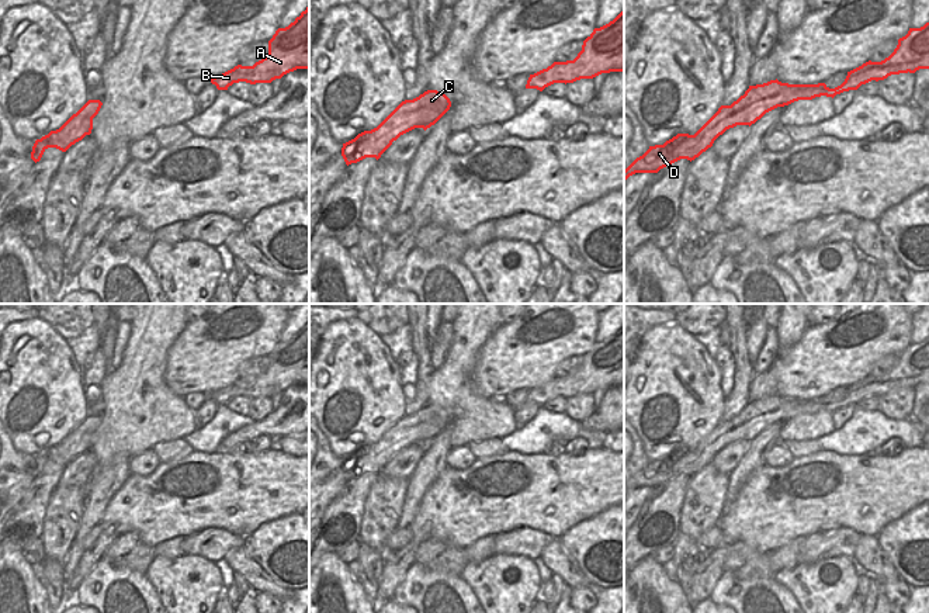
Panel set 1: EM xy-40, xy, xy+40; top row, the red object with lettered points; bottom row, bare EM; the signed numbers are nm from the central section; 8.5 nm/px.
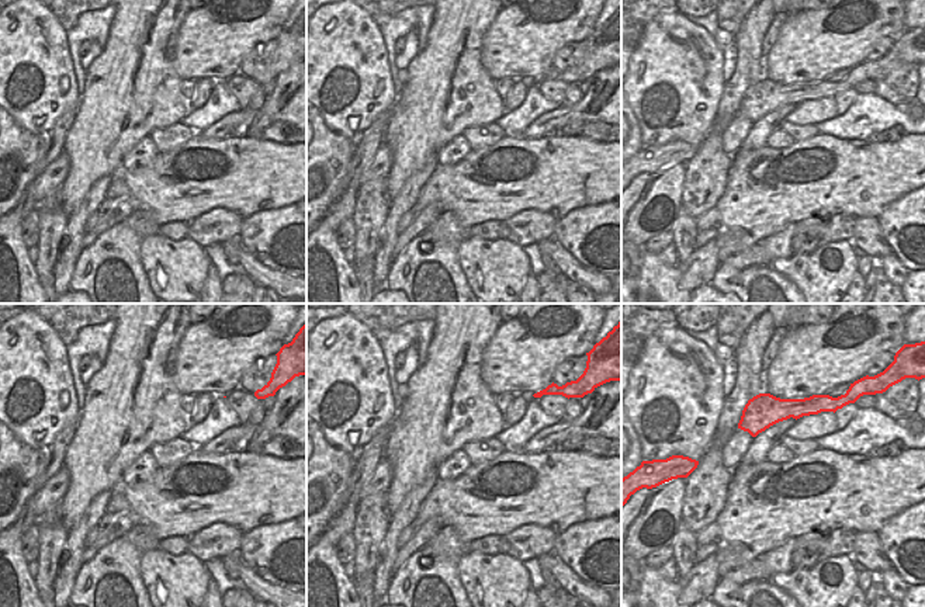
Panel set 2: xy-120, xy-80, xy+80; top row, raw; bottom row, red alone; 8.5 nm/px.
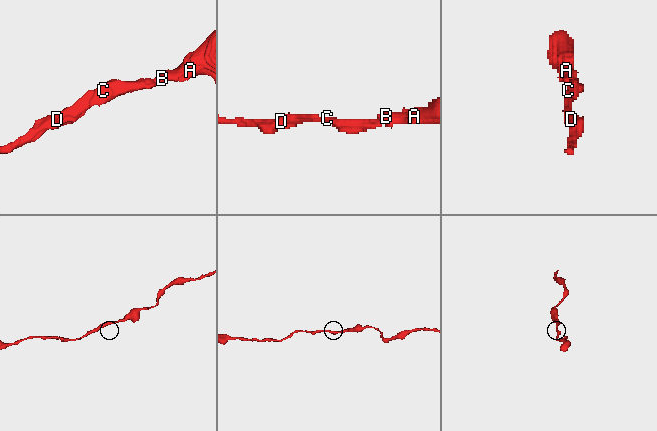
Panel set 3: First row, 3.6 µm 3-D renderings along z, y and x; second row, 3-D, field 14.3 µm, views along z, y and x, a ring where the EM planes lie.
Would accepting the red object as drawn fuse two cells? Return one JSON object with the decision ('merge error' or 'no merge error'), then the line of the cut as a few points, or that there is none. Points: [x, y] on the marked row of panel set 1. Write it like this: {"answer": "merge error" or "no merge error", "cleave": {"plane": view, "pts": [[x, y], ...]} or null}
{"answer": "no merge error", "cleave": null}

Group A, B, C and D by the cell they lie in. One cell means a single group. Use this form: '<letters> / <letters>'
A B C D

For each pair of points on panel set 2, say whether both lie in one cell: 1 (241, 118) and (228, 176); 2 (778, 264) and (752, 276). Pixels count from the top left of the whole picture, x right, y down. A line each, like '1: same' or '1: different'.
1: different
2: different

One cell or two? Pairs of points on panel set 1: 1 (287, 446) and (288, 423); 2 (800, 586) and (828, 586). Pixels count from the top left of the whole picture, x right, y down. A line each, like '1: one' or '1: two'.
1: two
2: one

